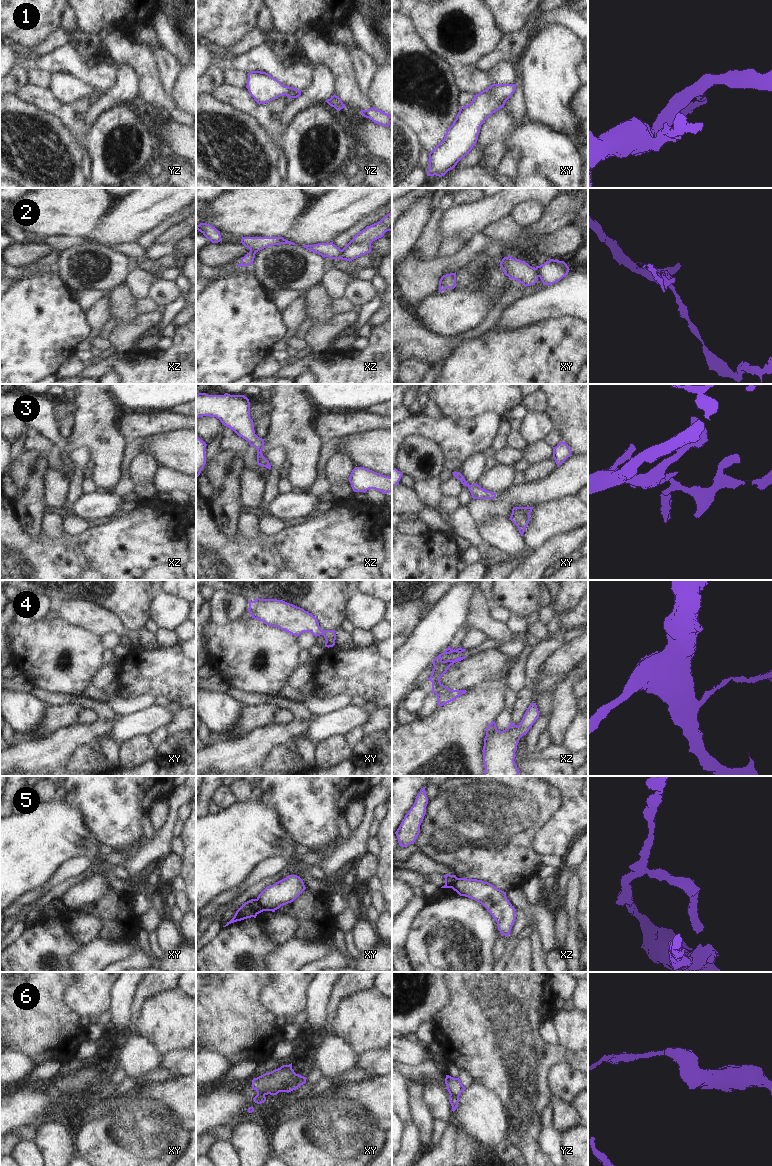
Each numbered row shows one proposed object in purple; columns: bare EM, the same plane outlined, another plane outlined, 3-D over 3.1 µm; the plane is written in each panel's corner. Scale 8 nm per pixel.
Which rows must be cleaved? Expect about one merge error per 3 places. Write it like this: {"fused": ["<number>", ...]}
{"fused": ["2", "5", "6"]}

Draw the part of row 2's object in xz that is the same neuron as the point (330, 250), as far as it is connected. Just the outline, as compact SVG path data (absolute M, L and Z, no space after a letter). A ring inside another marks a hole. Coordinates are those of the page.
M333 242L304 245L302 247L314 253L318 253L324 258L329 257L331 259L341 259L342 256L341 249L334 245Z

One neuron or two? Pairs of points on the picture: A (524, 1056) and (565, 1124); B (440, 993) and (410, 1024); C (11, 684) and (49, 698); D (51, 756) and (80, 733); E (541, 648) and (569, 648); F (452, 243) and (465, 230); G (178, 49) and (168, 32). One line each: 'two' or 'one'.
A: two
B: one
C: two
D: one
E: two
F: two
G: one

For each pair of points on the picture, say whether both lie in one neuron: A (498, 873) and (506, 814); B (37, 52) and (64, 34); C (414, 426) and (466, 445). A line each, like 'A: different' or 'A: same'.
A: same
B: same
C: same

